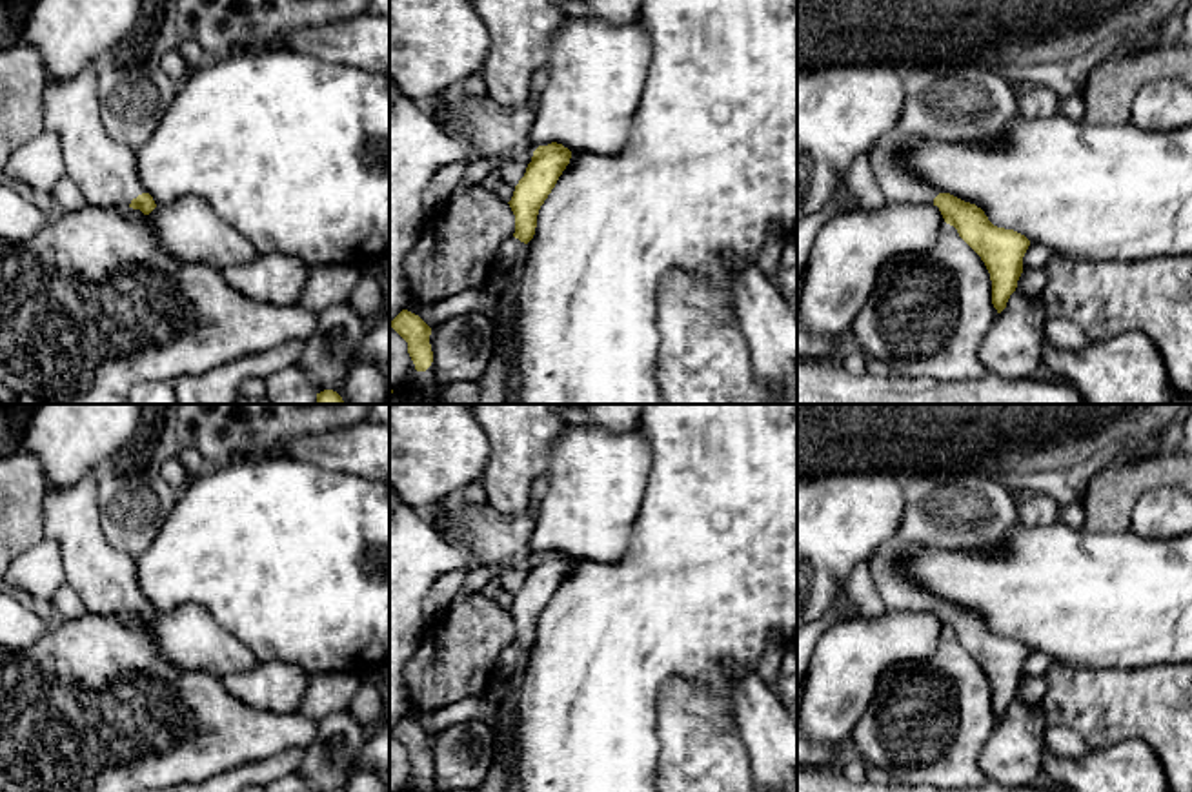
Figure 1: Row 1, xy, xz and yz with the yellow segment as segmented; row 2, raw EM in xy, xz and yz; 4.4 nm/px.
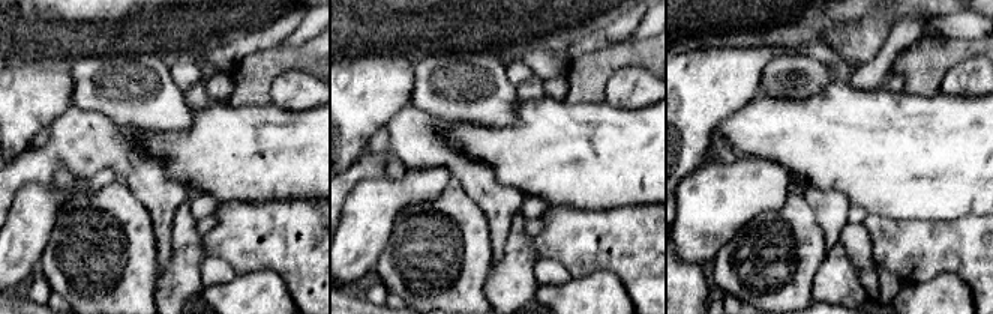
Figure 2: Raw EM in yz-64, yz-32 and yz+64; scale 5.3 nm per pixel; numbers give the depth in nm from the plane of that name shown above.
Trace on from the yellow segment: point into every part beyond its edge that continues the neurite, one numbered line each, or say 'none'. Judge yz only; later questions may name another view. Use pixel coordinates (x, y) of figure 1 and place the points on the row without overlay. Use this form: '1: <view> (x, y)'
1: yz (898, 592)

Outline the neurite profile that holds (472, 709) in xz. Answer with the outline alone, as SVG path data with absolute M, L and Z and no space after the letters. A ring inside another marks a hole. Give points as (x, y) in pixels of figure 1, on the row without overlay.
M488 696L466 697L446 708L417 712L409 706L406 717L419 723L429 736L464 721L484 721L490 726L499 723L500 706Z

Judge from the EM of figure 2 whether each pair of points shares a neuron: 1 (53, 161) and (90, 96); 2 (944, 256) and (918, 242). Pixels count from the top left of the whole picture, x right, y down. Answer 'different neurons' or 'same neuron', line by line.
1: different neurons
2: same neuron

